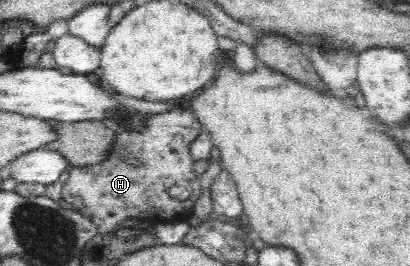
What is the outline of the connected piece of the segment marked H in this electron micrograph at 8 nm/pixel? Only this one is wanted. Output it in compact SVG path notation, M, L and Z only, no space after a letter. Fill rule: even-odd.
M174 105L174 108L161 113L146 113L144 115L144 125L142 129L131 129L119 125L119 121L112 119L112 123L118 124L118 129L114 131L114 141L104 157L97 165L77 166L70 169L70 177L64 183L61 192L61 199L74 209L80 212L84 217L94 222L97 228L97 234L104 237L117 237L118 231L122 229L121 225L130 219L137 221L152 219L150 213L154 213L154 219L160 215L160 221L164 219L180 219L186 221L188 215L193 210L196 201L204 195L201 179L193 171L195 160L188 151L190 143L198 137L201 131L200 122L197 117L187 108L186 105ZM172 186L180 186L190 192L190 198L186 201L177 201L170 197L169 189Z

